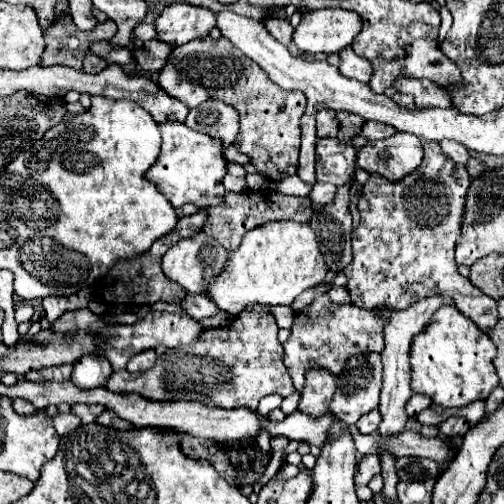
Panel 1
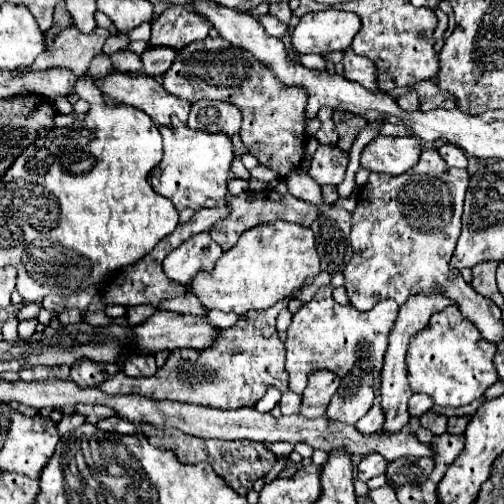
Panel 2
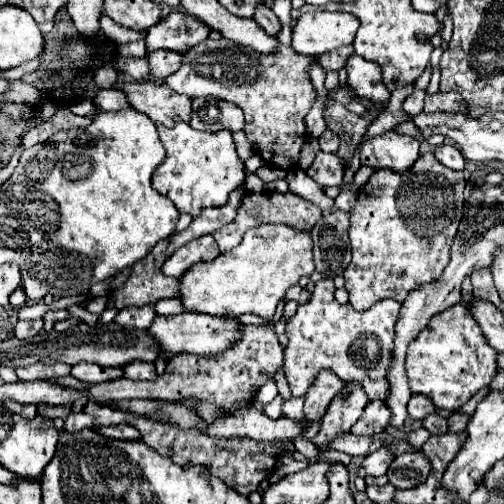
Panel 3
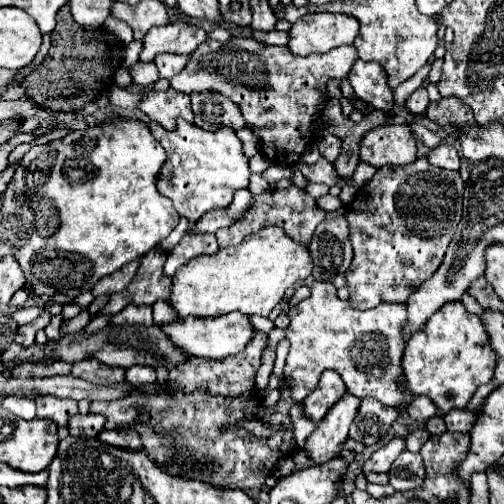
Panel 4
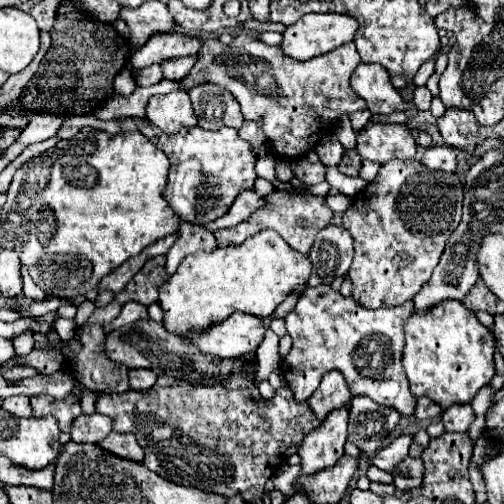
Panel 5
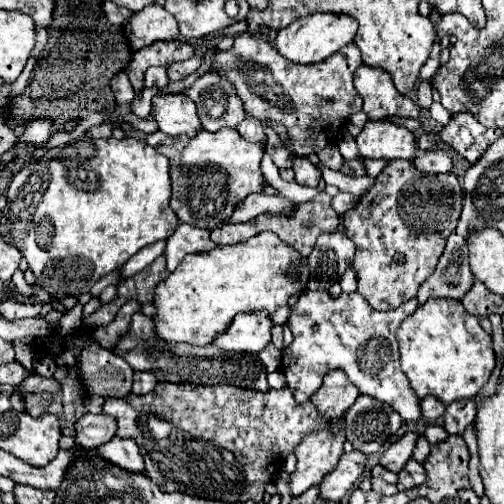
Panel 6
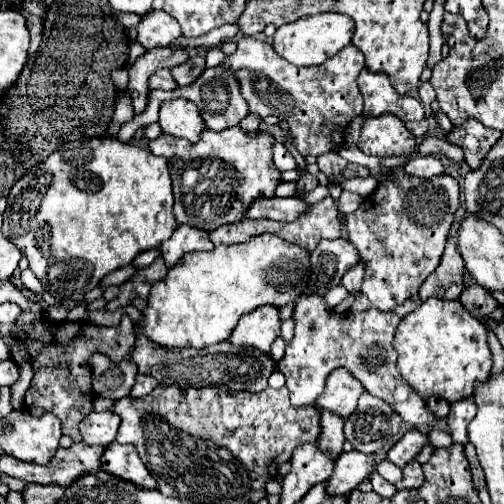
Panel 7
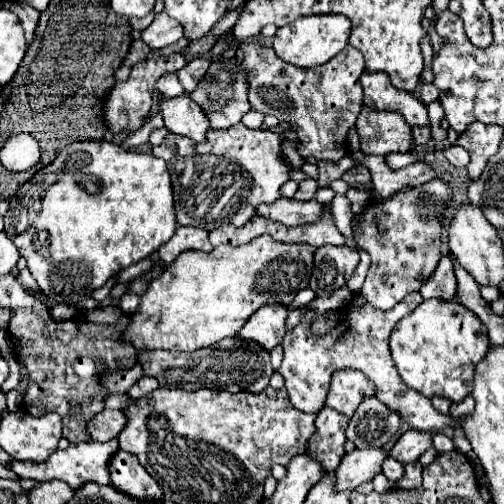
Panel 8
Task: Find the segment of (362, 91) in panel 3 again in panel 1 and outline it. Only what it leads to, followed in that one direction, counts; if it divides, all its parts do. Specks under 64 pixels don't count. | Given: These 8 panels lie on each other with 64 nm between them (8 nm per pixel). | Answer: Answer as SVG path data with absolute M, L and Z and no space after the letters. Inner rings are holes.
M352 46L344 48L340 52L340 66L338 66L340 74L346 76L346 78L354 78L354 80L360 80L360 82L368 82L370 76L372 76L372 66L368 64L368 60L356 56L352 52Z

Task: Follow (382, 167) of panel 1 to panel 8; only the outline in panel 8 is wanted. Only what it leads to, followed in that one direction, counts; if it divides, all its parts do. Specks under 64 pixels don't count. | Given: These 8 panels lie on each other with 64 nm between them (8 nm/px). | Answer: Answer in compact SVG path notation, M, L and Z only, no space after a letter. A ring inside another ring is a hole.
M362 106L356 126L364 154L388 156L392 152L410 152L414 146L412 128L398 112L372 112Z

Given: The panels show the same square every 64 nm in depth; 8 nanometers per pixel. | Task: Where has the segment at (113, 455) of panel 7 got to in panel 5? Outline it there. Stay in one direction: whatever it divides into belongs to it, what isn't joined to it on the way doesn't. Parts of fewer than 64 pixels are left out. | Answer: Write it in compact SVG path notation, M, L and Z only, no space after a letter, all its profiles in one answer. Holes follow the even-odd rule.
M110 432L100 442L100 446L108 452L116 452L116 456L124 456L124 458L130 458L130 460L142 460L144 458L144 452L142 452L142 448L136 442L136 436L132 432L126 432L126 434Z

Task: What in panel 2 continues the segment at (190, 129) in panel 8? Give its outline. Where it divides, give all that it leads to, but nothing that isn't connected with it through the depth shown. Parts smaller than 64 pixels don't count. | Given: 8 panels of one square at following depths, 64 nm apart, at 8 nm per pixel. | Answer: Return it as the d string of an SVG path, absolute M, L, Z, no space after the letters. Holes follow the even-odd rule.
M112 68L112 72L108 72L104 78L96 78L94 84L98 86L98 90L100 90L104 96L108 96L108 98L112 98L112 100L116 100L116 102L132 104L132 106L140 108L142 112L146 112L146 114L154 120L156 126L170 124L170 116L172 116L172 114L176 114L182 122L188 120L190 104L184 102L184 100L178 100L178 98L172 96L172 94L168 94L168 92L162 88L162 84L156 82L152 76L140 76L140 74L138 74L138 76L130 76L130 74L124 74L124 72L120 72L120 70L114 70L114 68Z

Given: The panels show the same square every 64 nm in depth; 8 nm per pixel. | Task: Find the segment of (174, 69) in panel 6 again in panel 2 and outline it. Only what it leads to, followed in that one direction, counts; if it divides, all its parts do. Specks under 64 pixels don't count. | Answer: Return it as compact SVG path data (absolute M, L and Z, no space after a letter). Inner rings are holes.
M148 44L148 48L140 54L142 70L144 70L148 76L162 76L162 74L170 68L174 56L176 56L176 50L174 50L174 48Z

